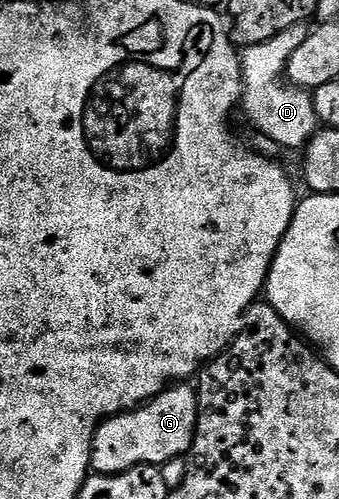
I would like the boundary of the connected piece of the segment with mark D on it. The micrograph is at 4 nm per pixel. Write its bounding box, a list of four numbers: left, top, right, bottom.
[240,22,319,149]

